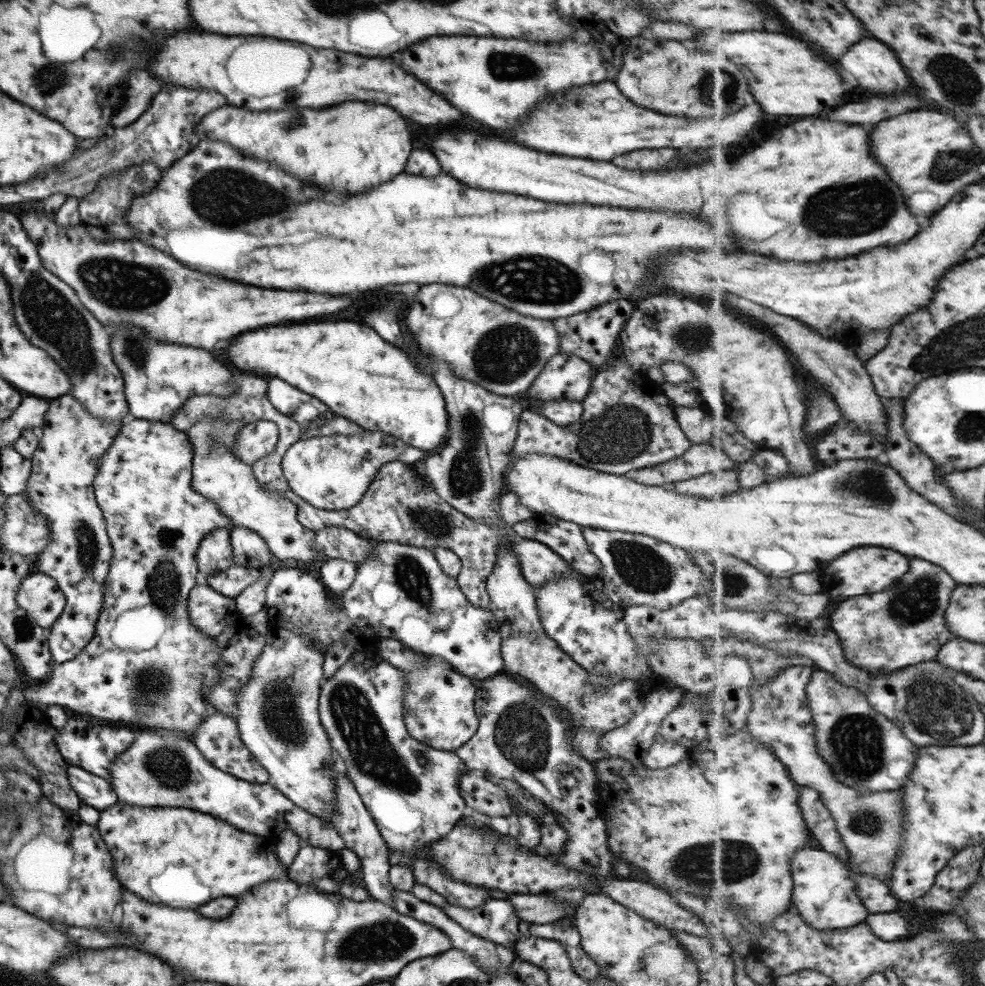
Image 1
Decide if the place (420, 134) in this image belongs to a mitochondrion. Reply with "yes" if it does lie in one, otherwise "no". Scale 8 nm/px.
no

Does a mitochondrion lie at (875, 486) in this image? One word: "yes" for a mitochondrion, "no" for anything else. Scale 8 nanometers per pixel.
yes

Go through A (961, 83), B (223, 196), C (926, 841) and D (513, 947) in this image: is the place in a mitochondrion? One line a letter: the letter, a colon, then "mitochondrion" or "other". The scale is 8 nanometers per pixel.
A: mitochondrion
B: mitochondrion
C: other
D: other

